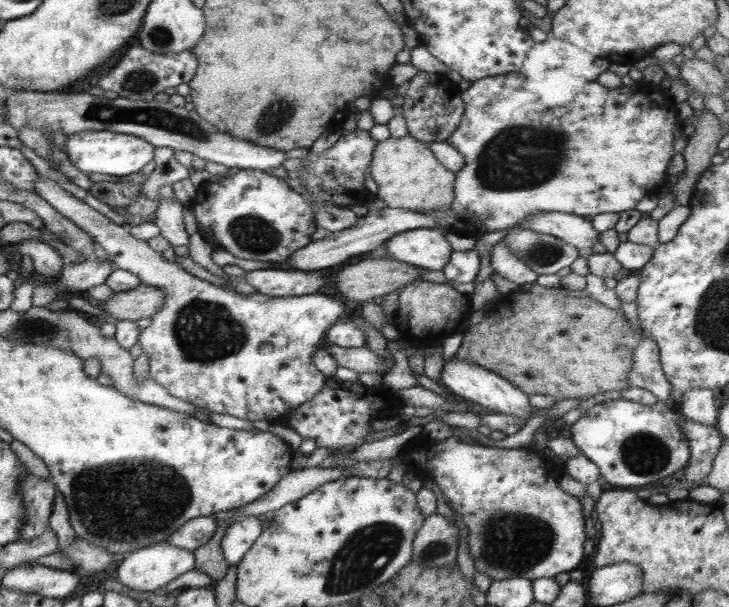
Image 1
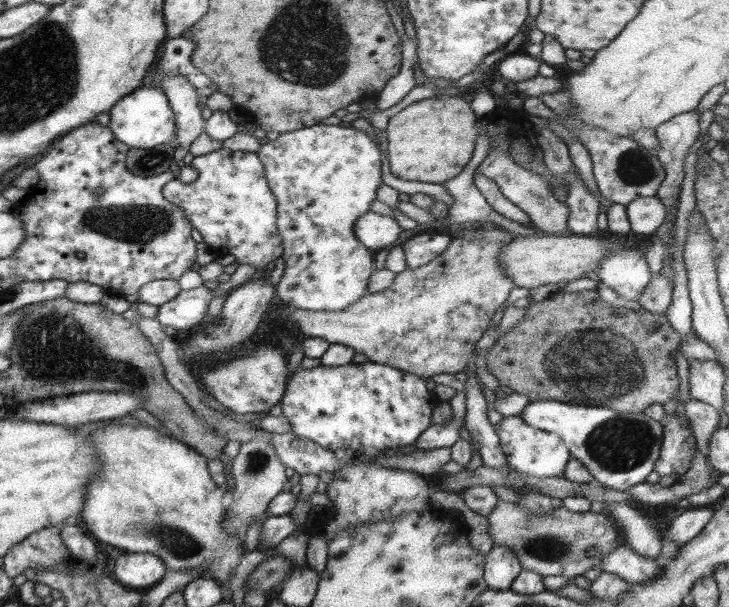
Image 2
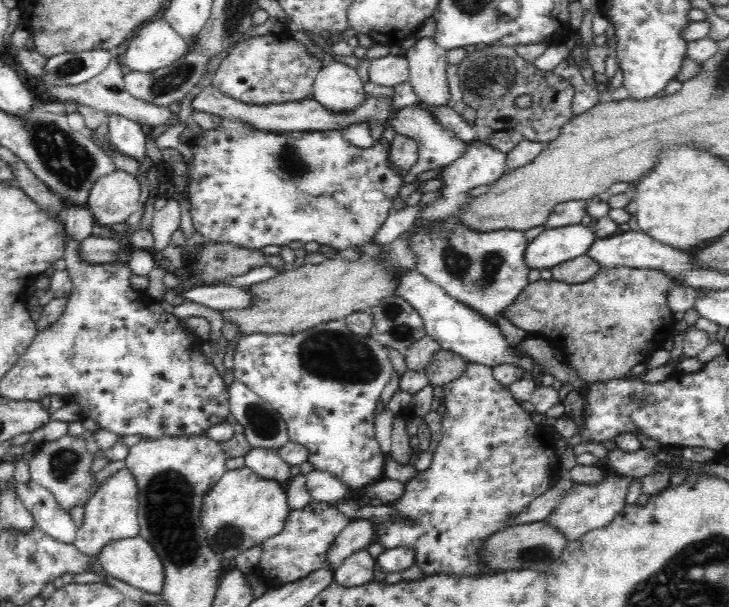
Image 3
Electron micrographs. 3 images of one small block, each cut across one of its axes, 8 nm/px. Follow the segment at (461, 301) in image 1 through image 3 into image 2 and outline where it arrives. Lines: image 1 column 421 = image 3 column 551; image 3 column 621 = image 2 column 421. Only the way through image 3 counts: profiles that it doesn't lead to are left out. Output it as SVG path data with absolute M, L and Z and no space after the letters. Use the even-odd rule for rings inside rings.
M453 236L438 258L415 269L404 269L393 277L393 283L385 290L367 292L343 310L313 312L279 305L279 308L275 308L275 316L281 322L295 324L305 336L325 339L330 345L348 346L357 354L363 354L369 362L385 364L422 379L433 374L455 374L464 370L473 354L475 343L487 329L491 316L505 303L511 288L515 286L506 277L506 273L502 272L496 260L503 245L507 243L509 242L486 241L485 238L463 240L459 236Z

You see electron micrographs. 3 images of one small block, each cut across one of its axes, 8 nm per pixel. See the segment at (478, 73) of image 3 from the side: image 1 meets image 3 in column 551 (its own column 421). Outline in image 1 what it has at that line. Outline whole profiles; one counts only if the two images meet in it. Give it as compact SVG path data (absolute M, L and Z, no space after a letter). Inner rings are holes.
M417 71L404 84L403 103L398 113L405 120L407 133L414 140L423 143L445 142L455 131L464 110L464 102L460 100L459 85L451 81L443 73Z

